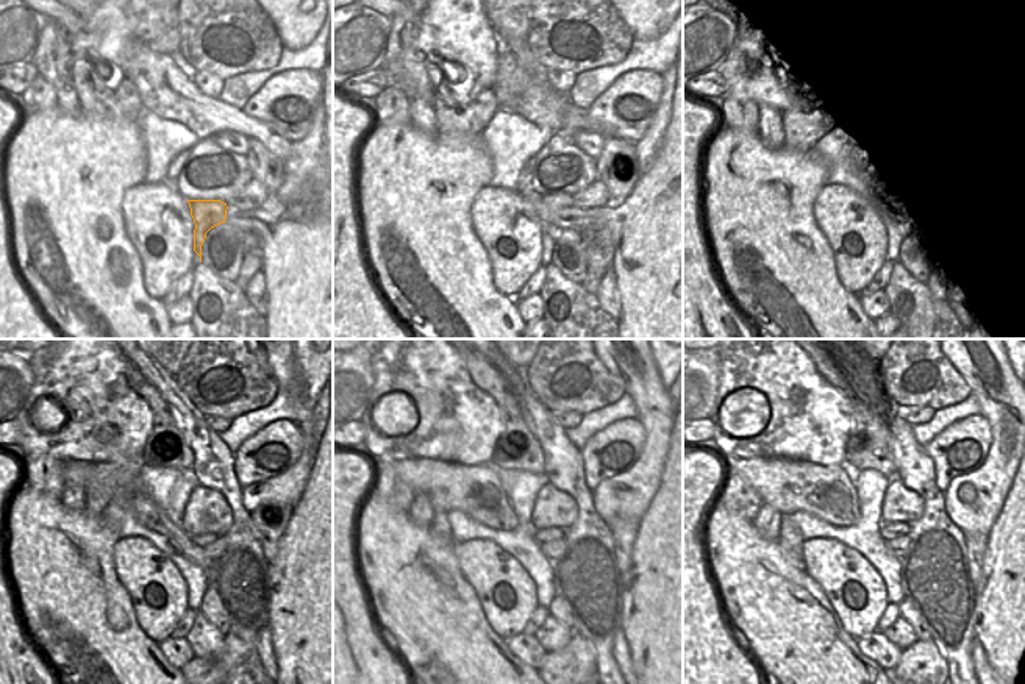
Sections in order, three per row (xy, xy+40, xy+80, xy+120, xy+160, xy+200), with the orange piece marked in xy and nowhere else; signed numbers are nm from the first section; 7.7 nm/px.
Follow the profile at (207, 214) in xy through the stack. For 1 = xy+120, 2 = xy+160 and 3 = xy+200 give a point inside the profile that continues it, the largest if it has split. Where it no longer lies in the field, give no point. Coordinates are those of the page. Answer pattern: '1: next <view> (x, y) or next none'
1: next xy+120 (192, 550)
2: next xy+160 (547, 534)
3: next xy+200 (889, 531)

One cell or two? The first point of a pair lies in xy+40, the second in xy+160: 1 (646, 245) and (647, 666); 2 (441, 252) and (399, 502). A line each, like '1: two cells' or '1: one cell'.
1: one cell
2: two cells

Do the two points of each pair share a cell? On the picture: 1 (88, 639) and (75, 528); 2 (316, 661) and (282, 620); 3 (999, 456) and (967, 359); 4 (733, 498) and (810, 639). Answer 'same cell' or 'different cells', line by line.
1: same cell
2: same cell
3: same cell
4: different cells

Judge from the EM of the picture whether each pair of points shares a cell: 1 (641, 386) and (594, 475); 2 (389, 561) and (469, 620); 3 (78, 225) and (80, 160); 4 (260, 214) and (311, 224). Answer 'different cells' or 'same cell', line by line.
1: different cells
2: same cell
3: same cell
4: same cell

